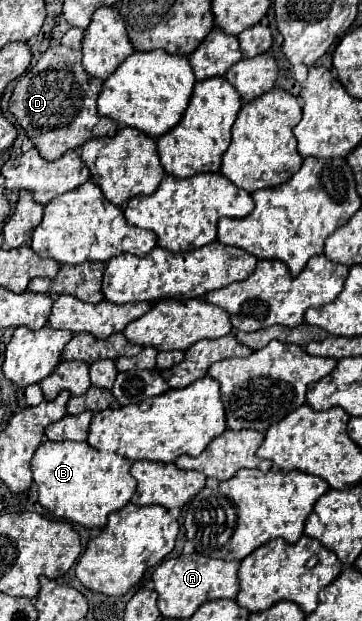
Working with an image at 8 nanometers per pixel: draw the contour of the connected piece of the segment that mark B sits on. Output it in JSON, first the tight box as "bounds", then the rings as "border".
{"bounds":[31,441,135,529],"border":[[[45,441],[31,459],[33,481],[39,487],[39,503],[55,517],[79,523],[85,529],[103,529],[109,513],[123,509],[131,501],[135,493],[135,481],[129,469],[131,461],[127,457],[101,453],[89,447],[85,441]]]}

